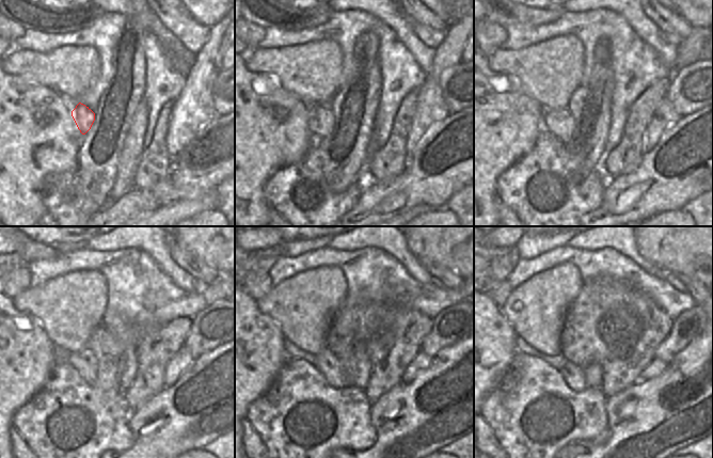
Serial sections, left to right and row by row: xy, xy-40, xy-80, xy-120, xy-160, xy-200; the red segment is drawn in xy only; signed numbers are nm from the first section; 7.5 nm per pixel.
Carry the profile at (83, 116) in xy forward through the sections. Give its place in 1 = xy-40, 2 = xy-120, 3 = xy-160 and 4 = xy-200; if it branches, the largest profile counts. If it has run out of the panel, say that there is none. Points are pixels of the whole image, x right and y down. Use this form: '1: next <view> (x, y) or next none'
1: next xy-40 (320, 119)
2: next xy-120 (84, 362)
3: next xy-160 (327, 364)
4: next xy-200 (573, 375)

